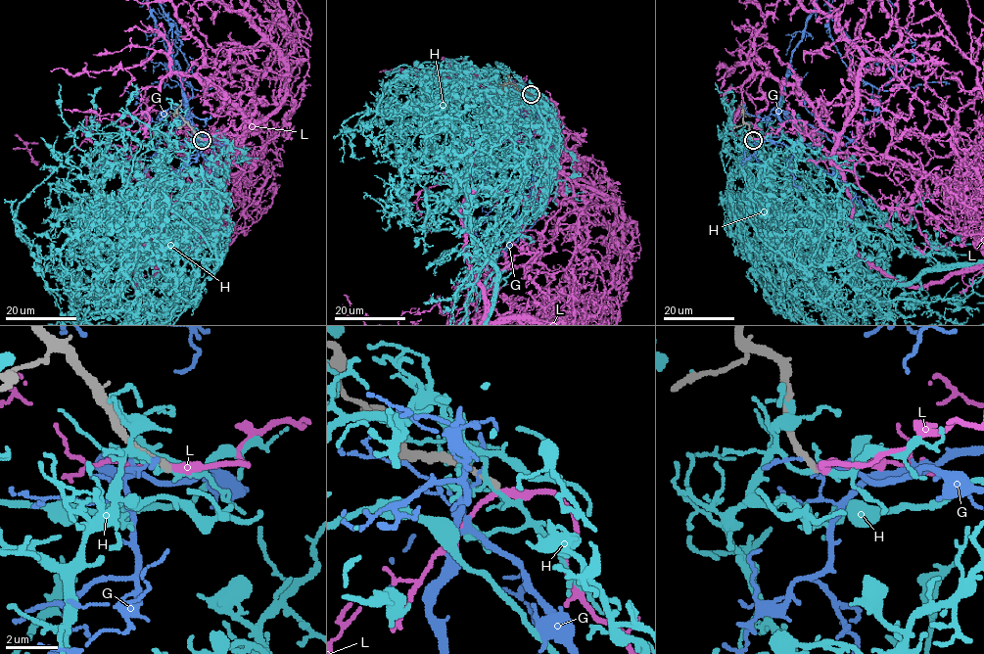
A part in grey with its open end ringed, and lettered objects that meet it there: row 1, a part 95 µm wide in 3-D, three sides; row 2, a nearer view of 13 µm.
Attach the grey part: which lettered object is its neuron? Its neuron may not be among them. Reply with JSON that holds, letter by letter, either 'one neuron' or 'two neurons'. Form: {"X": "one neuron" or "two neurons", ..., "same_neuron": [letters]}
{"G": "two neurons", "H": "two neurons", "L": "two neurons", "same_neuron": []}

